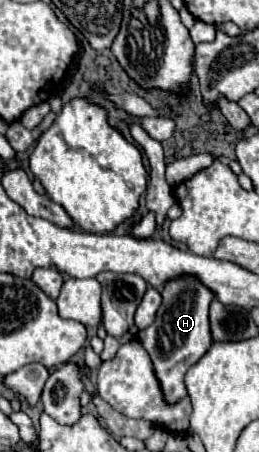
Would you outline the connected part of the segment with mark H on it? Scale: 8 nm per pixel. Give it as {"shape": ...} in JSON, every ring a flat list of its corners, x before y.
{"shape":[[181,276,181,280,171,280,163,286,163,304,157,312,155,322,139,332,139,340,143,348,149,352,155,376,163,390,163,398,167,404,177,404,187,396,185,388,185,372,209,350,209,304,215,298,209,288,197,284,193,276]]}

